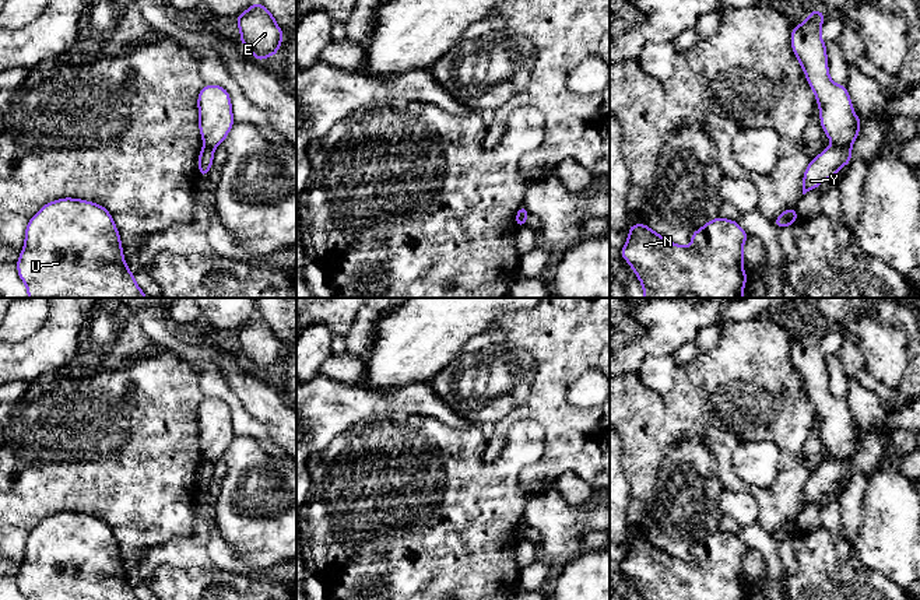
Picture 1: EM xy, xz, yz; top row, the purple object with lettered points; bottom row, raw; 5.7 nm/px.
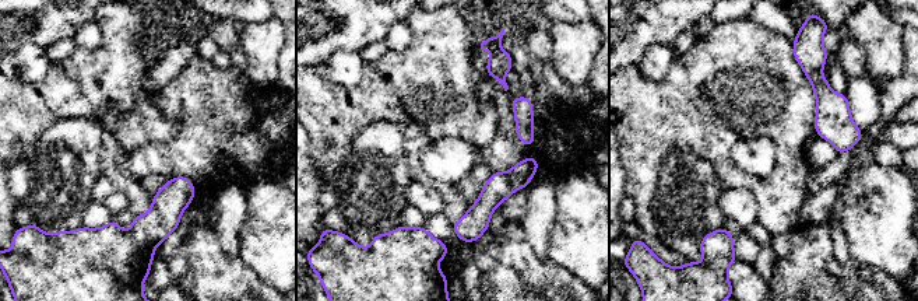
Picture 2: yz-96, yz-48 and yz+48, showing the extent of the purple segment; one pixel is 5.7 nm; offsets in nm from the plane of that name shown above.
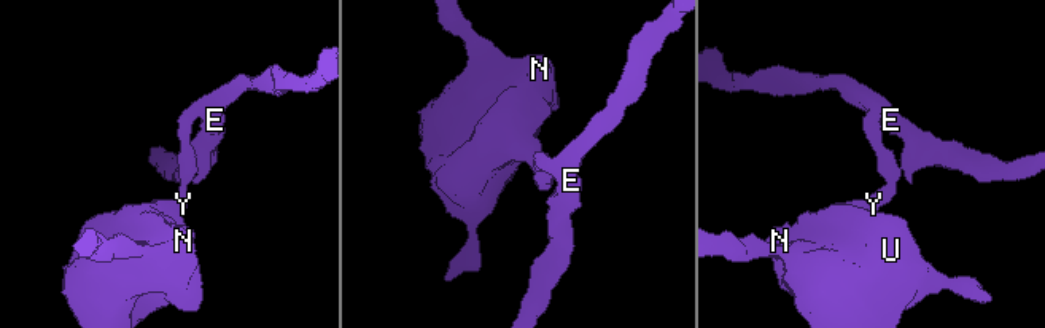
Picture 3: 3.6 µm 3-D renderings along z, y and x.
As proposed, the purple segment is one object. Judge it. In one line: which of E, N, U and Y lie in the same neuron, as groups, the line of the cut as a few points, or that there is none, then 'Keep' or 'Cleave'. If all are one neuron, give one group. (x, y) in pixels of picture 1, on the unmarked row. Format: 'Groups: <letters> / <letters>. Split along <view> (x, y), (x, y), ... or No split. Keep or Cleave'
Groups: E / N U Y. Split along yz (834, 458), (850, 459). Cleave

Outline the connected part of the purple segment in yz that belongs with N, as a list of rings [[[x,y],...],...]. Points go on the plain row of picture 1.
[[[717,530],[691,548],[692,558],[681,559],[660,550],[646,537],[629,540],[629,550],[621,569],[633,582],[643,600],[744,600],[744,555],[748,547],[737,534]]]

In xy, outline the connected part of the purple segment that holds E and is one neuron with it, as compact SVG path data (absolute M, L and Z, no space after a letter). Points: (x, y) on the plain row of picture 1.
M254 315L235 333L245 362L257 373L263 375L266 371L277 368L284 347L267 320Z

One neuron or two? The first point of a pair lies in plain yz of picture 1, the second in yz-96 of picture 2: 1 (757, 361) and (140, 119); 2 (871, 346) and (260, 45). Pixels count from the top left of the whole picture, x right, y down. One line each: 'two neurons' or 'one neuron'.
1: one neuron
2: one neuron

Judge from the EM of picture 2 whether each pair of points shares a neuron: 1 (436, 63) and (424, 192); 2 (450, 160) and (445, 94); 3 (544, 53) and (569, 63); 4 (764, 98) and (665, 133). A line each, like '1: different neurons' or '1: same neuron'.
1: different neurons
2: different neurons
3: different neurons
4: same neuron

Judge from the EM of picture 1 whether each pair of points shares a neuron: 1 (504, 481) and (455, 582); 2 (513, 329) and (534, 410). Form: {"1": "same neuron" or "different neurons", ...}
{"1": "same neuron", "2": "same neuron"}

